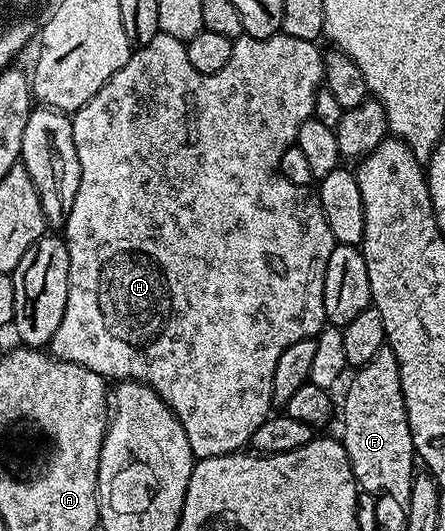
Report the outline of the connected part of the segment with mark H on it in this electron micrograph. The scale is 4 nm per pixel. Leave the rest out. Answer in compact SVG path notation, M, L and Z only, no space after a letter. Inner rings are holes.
M282 32L268 38L244 36L234 39L233 56L229 56L229 64L225 64L225 68L221 68L221 72L202 74L197 72L197 68L193 68L193 64L189 64L187 44L185 42L177 40L168 34L159 33L157 36L153 36L153 40L149 40L149 44L132 49L125 68L117 71L101 87L97 92L97 96L93 96L93 100L89 100L80 110L74 111L71 118L73 144L77 148L77 160L81 168L81 184L77 184L77 197L73 200L73 212L69 212L65 227L65 241L69 252L69 292L65 300L65 316L61 316L61 324L57 324L57 332L50 340L50 353L66 362L81 364L85 368L89 368L89 372L97 372L102 378L143 382L149 388L153 388L157 392L157 396L161 396L161 400L165 400L165 404L177 416L177 420L181 422L181 428L185 428L185 436L189 436L189 448L195 454L196 459L216 458L217 456L233 454L242 451L250 443L253 432L257 432L257 428L261 428L261 424L265 424L265 420L272 417L273 371L277 368L277 359L281 357L281 352L285 352L285 348L289 348L289 344L297 344L297 340L314 338L327 322L325 300L323 299L325 296L325 268L329 264L329 256L335 251L337 243L333 232L329 232L329 220L325 220L325 212L319 203L318 193L311 186L289 184L289 180L285 180L285 176L281 176L279 171L281 156L285 152L285 148L295 144L297 128L301 128L301 124L314 115L315 94L324 85L324 51L322 49L318 50L317 47L318 45L315 42L297 40L293 36Z

